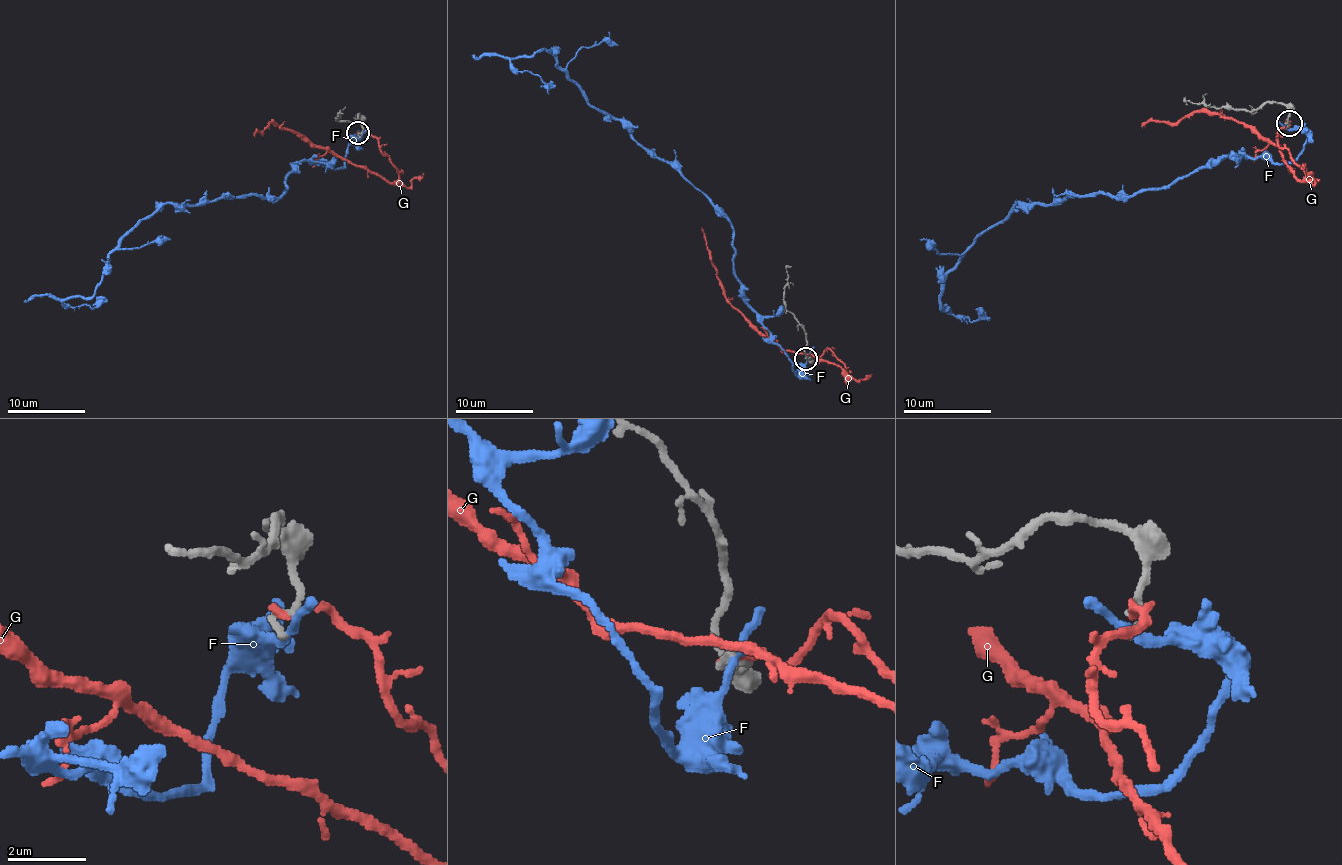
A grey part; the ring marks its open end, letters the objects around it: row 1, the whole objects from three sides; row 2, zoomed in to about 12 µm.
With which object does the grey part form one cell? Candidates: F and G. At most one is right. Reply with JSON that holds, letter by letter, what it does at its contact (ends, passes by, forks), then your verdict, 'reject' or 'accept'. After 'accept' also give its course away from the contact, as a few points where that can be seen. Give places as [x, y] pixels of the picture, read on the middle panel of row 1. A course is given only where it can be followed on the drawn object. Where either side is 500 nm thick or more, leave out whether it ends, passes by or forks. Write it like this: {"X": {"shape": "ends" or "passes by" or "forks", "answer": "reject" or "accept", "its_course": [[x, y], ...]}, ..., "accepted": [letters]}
{"F": {"shape": "passes by", "answer": "reject"}, "G": {"shape": "ends", "answer": "reject"}, "accepted": []}

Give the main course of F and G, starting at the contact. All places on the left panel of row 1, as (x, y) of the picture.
F: (360, 136), (342, 167), (302, 161), (278, 196), (162, 204), (109, 255), (90, 297), (63, 303), (107, 299)
G: (360, 132), (379, 146), (397, 169), (397, 179), (391, 183), (271, 123), (253, 136)

